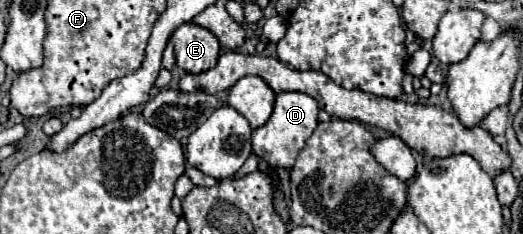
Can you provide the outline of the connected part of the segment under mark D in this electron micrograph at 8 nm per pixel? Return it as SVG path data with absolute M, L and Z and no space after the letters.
M295 91L277 93L273 115L263 127L255 129L251 135L253 153L257 157L263 157L275 169L291 169L299 151L305 147L305 141L311 137L313 129L317 127L317 113L319 113L319 107L313 97L305 93L295 93Z

